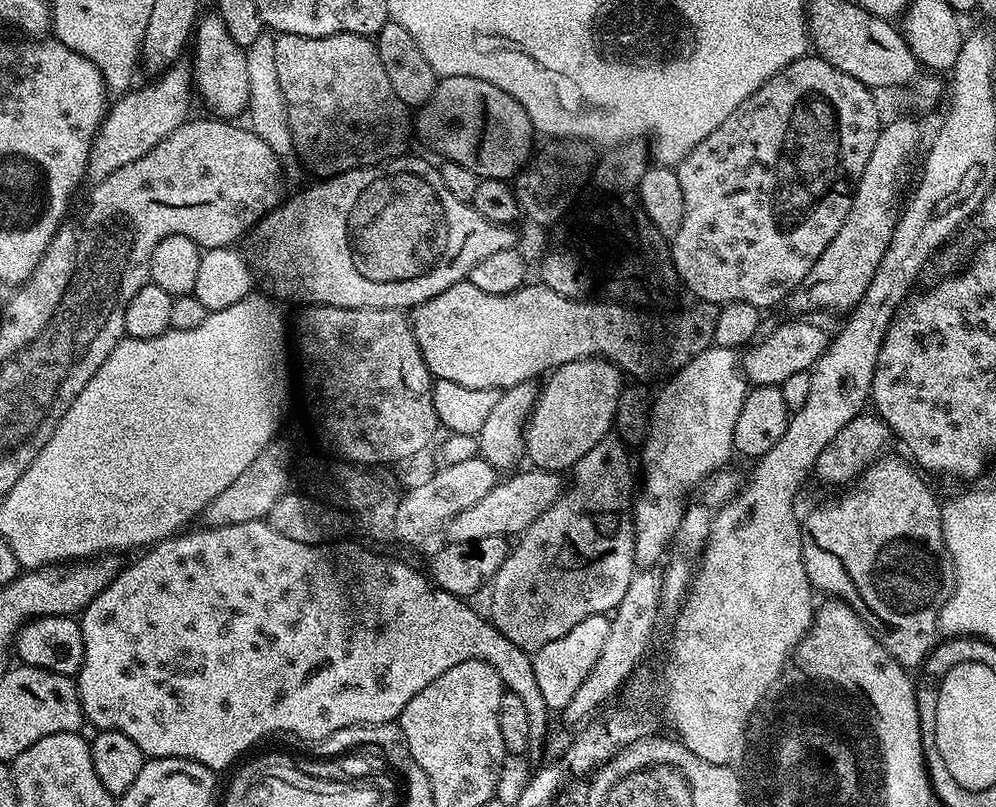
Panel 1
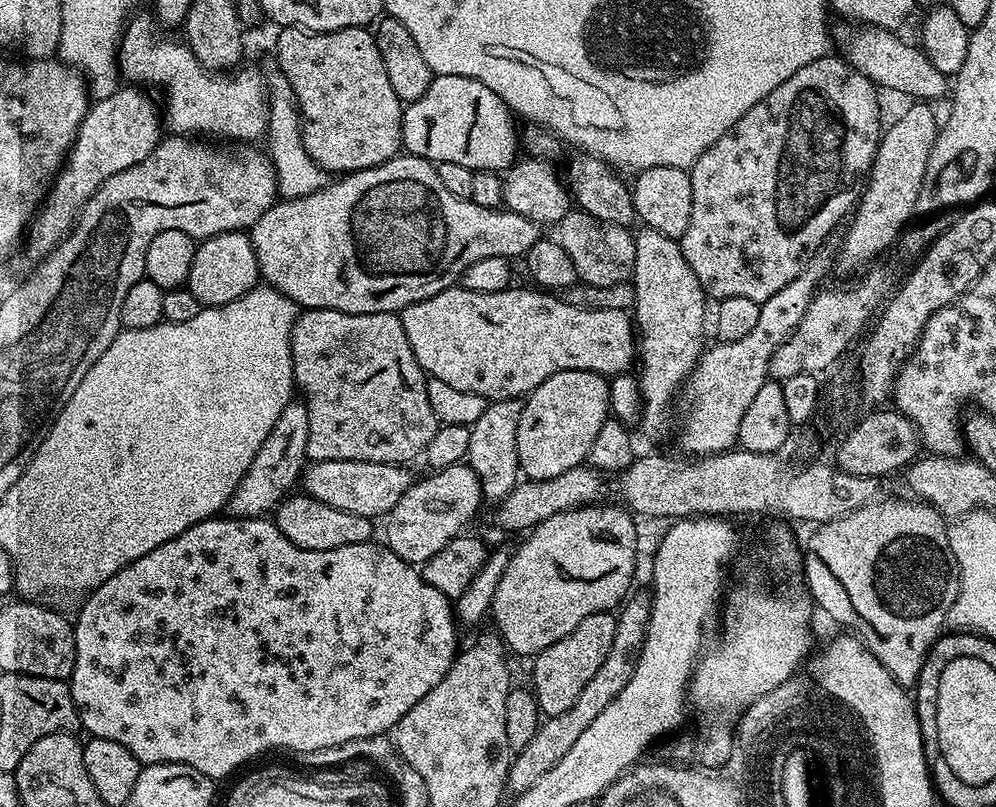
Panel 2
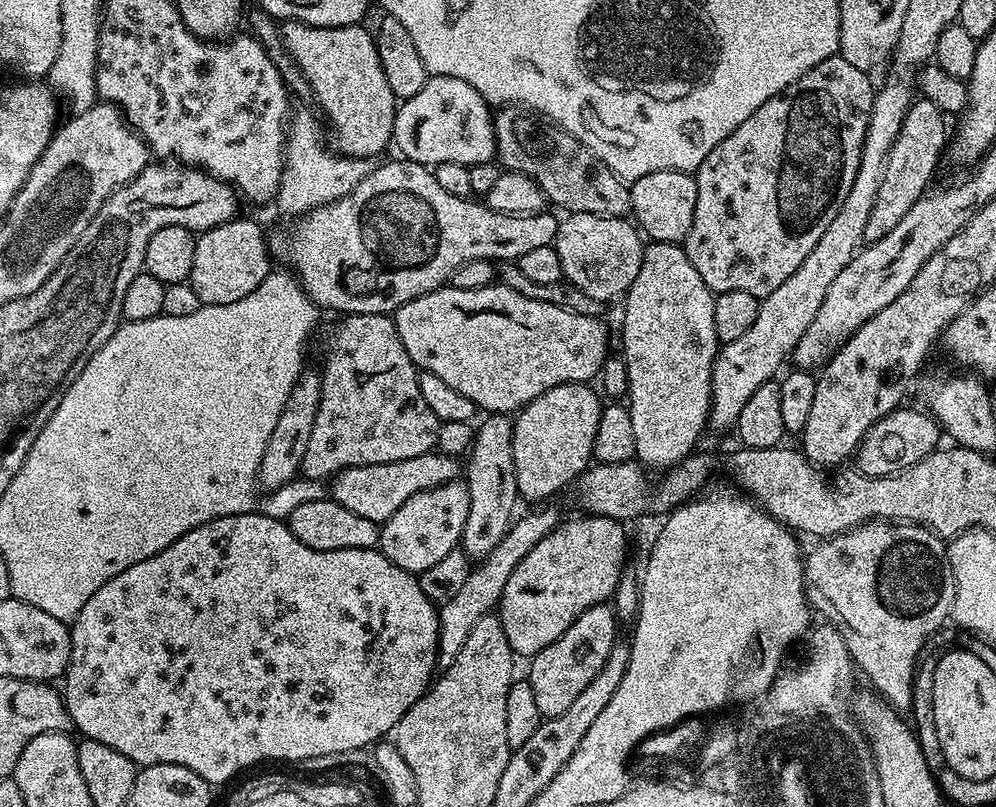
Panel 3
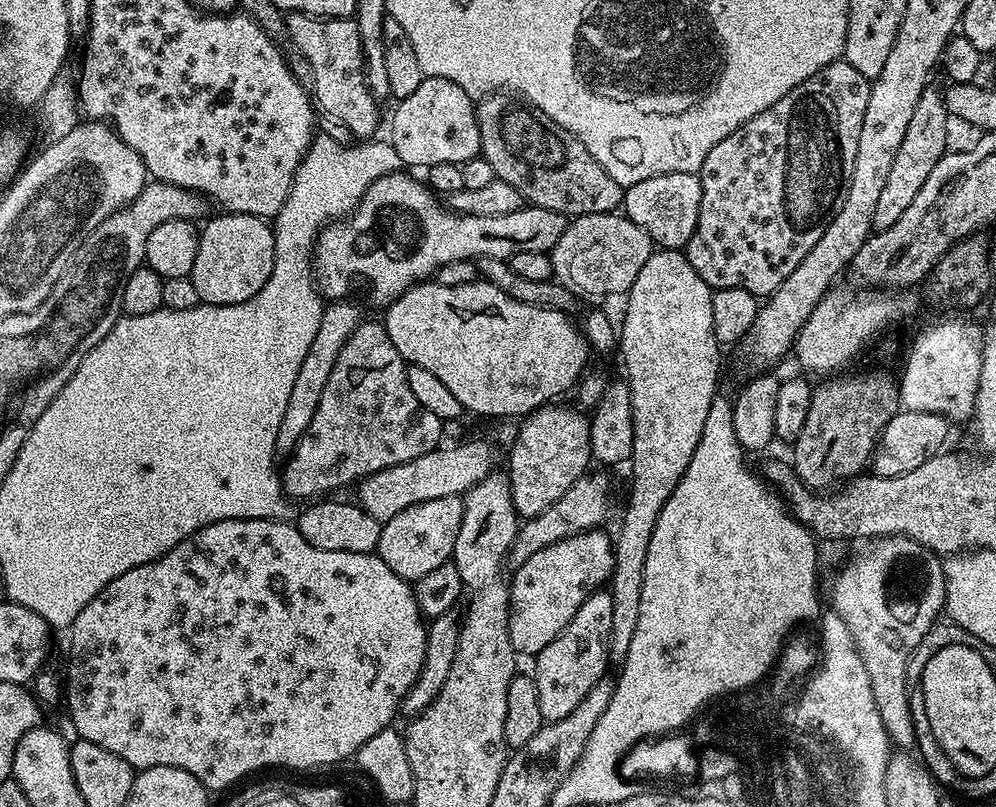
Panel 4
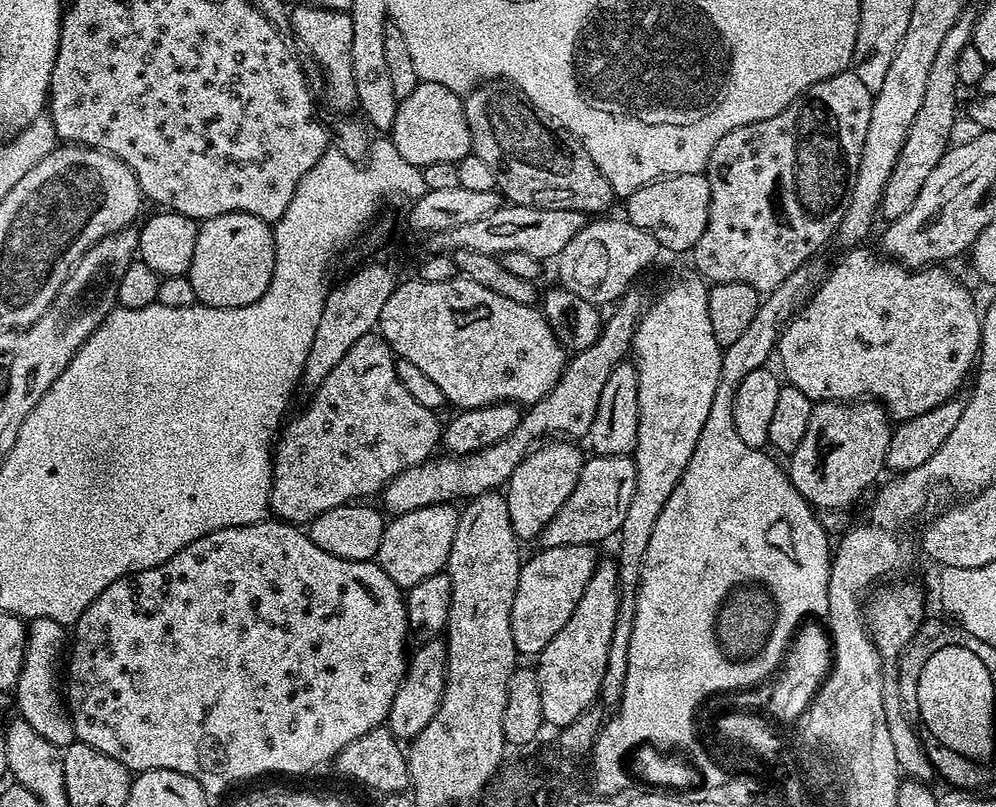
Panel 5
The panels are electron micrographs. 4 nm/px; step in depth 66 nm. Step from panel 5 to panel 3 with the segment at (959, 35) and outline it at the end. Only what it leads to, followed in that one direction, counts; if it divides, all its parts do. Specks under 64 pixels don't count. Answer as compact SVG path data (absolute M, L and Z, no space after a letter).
M923 98L913 99L902 122L902 130L898 130L898 136L890 146L882 182L878 186L878 196L874 198L874 208L870 210L870 218L866 221L865 241L871 242L890 234L890 230L894 230L894 226L902 222L906 210L910 210L910 206L914 206L914 202L918 202L918 198L929 191L933 183L932 175L940 164L940 156L942 160L946 152L944 120L945 113L934 106L934 102Z

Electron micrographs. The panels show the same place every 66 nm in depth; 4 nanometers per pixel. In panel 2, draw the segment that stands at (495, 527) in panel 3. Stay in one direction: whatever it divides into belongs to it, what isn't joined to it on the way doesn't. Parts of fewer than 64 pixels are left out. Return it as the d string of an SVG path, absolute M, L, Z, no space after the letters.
M494 400L485 407L482 418L468 428L468 455L466 463L480 479L485 501L505 500L516 487L522 473L518 462L518 418L522 418L520 400Z

